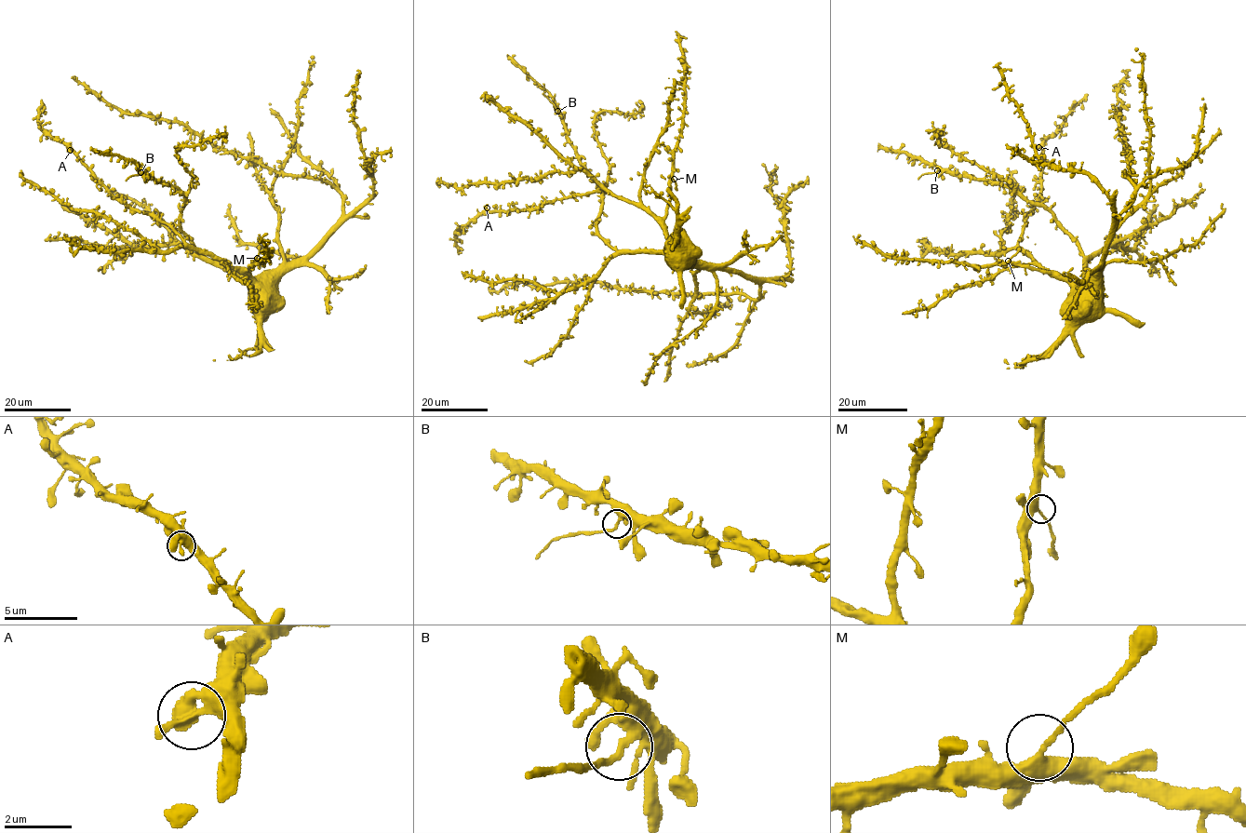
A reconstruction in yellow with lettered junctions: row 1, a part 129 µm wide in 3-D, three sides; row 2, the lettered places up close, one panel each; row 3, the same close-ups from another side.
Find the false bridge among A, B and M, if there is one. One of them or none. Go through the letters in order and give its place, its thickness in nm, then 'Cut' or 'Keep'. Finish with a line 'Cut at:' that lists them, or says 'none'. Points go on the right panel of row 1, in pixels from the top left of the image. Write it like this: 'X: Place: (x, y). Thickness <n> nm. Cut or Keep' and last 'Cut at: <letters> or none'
A: Place: (1038, 147). Thickness 240 nm. Keep
B: Place: (937, 170). Thickness 280 nm. Cut
M: Place: (1008, 261). Thickness 360 nm. Keep
Cut at: B

